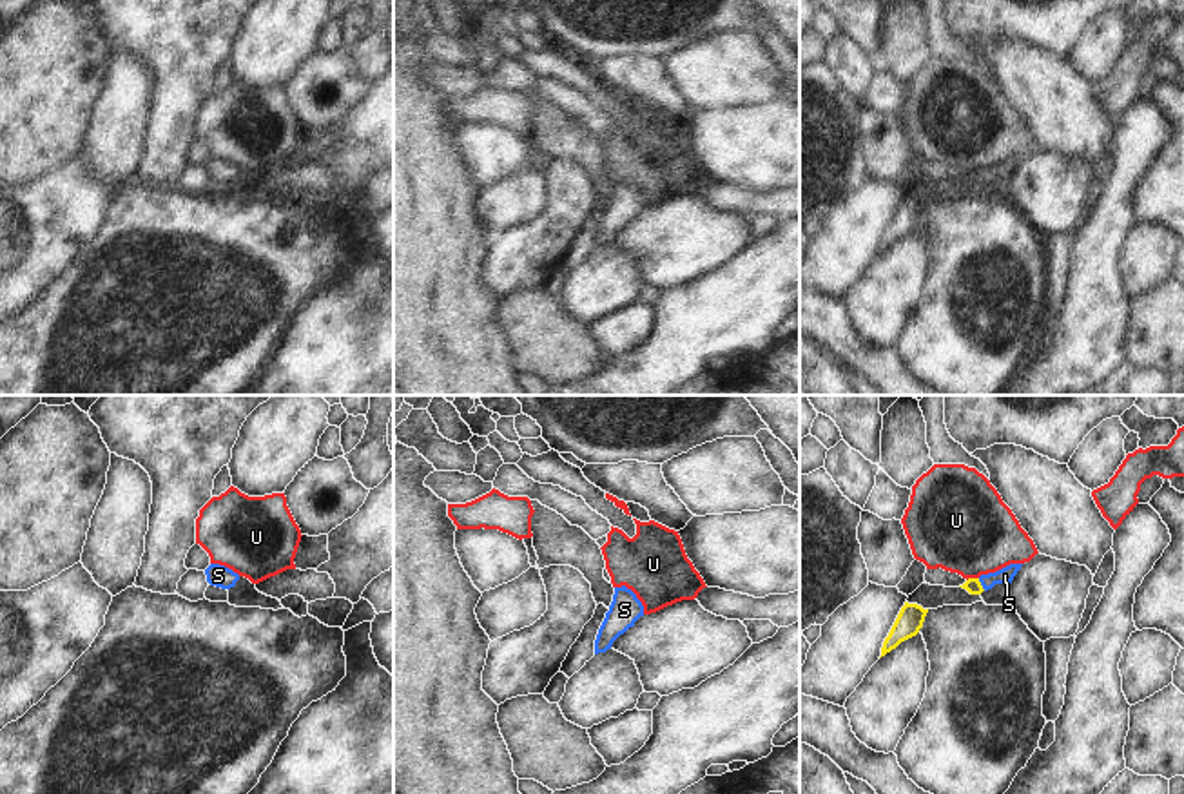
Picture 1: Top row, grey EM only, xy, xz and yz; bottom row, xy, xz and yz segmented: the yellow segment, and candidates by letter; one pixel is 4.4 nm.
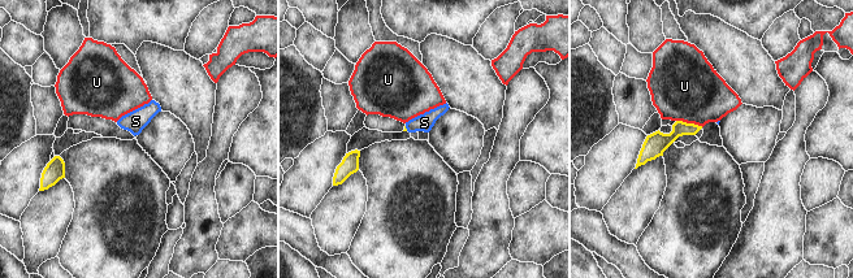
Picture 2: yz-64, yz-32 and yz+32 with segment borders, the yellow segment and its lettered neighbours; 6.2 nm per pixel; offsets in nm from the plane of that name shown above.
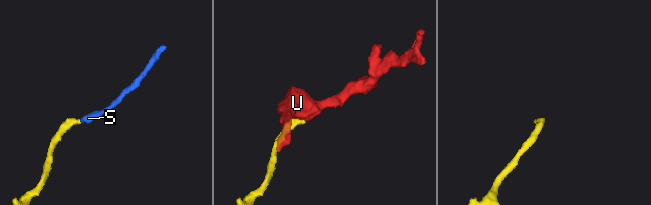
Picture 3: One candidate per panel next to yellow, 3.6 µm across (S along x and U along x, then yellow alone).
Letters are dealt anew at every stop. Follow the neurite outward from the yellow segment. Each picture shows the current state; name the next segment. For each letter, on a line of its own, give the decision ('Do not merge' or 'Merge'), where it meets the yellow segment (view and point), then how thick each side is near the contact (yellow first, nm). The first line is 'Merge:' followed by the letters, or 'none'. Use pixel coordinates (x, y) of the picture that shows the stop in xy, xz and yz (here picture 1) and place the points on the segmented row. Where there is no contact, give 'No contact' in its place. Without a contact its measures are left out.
Merge: S
S: Merge. Touches yellow at yz (980, 584). Thickness 70 nm (yellow) against 70 nm
U: Do not merge. Touches yellow at yz (972, 579). Thickness 70 nm (yellow) against 420 nm

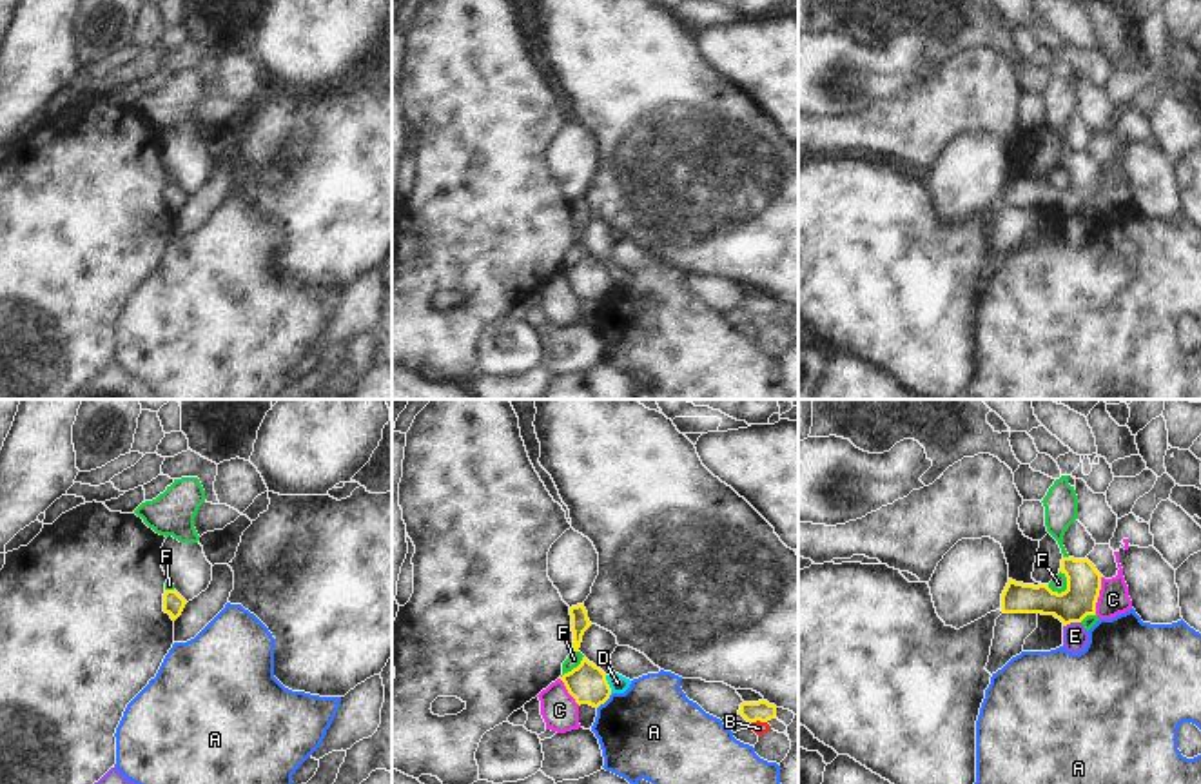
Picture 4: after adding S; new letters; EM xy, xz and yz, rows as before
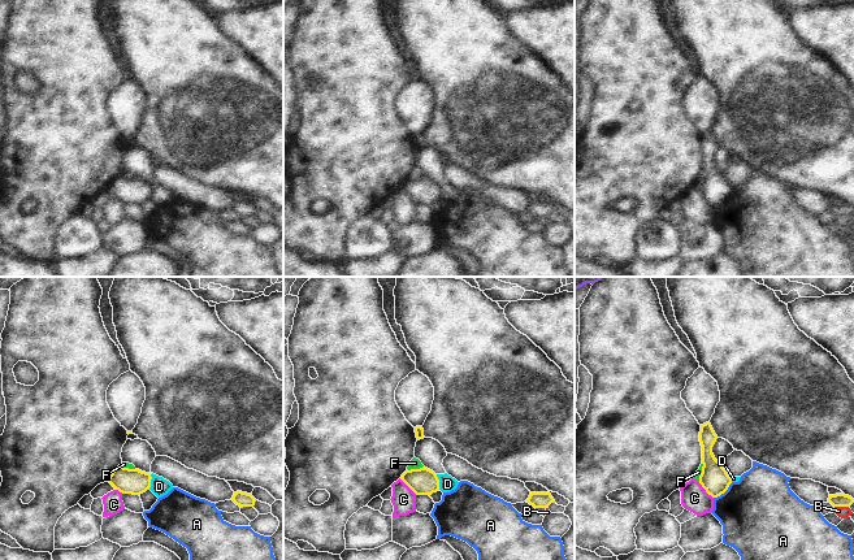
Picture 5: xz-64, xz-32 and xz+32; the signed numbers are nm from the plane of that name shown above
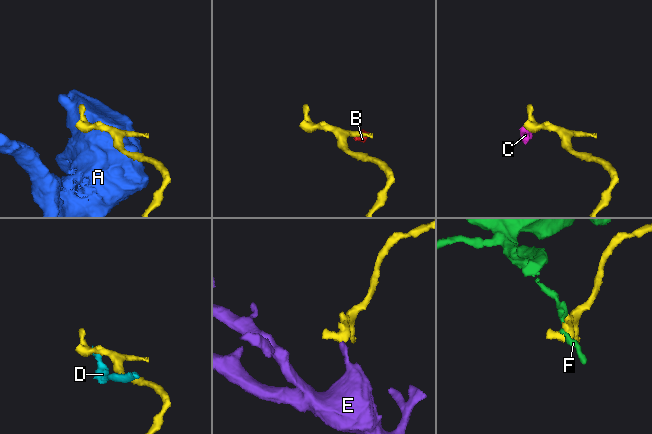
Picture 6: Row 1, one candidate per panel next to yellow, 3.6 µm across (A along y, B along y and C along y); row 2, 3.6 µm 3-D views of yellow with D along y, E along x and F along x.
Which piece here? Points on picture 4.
Merge: none
A: Do not merge. Touches yellow at xz (605, 701). Thickness 170 nm (yellow) against 420 nm
B: Do not merge. Touches yellow at xz (759, 719). Thickness 90 nm (yellow) against 60 nm
C: Do not merge. Touches yellow at yz (1098, 596). Thickness 160 nm (yellow) against 130 nm
D: Do not merge. Touches yellow at xz (608, 685). Thickness 170 nm (yellow) against 80 nm
E: Do not merge. Touches yellow at yz (1071, 621). Thickness 160 nm (yellow) against 110 nm
F: Do not merge. Touches yellow at yz (1067, 583). Thickness 160 nm (yellow) against 70 nm

